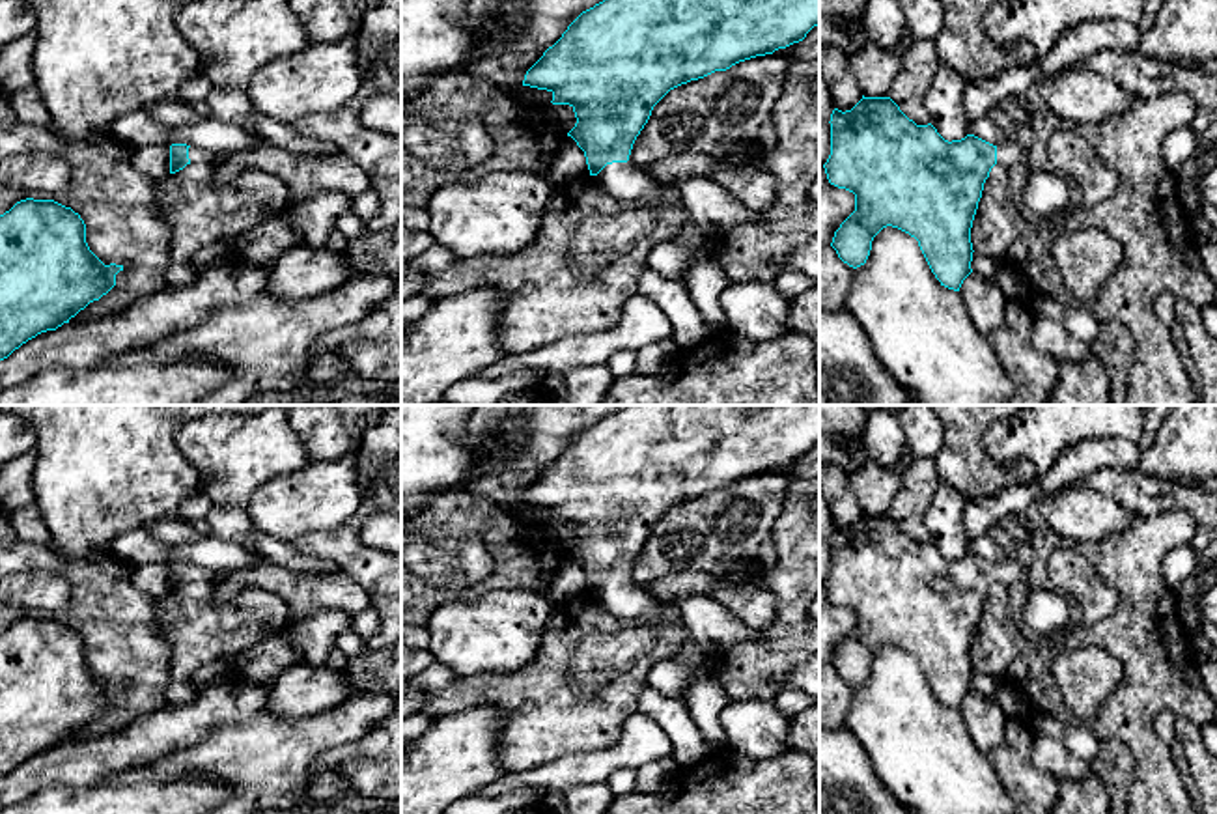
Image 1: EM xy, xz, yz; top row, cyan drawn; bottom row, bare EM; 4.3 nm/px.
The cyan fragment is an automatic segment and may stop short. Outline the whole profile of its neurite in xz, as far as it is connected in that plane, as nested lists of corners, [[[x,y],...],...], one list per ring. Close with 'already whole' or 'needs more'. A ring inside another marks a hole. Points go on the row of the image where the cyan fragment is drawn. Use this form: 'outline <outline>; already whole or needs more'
outline [[[603,0],[567,26],[562,37],[526,71],[523,86],[547,90],[553,93],[553,105],[573,108],[577,123],[567,136],[584,151],[590,175],[595,175],[614,200],[642,200],[657,209],[672,204],[672,189],[657,185],[629,161],[633,144],[653,106],[681,84],[799,43],[818,24],[819,0]]]; needs more

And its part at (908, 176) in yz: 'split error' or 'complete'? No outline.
split error

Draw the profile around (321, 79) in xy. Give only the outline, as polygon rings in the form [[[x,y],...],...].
[[[353,32],[259,67],[245,91],[259,116],[293,125],[310,114],[338,112],[358,86],[360,62]]]

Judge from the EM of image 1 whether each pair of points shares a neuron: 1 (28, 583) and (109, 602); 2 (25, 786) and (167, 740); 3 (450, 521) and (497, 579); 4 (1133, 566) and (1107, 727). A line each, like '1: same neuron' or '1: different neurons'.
1: different neurons
2: same neuron
3: same neuron
4: same neuron

